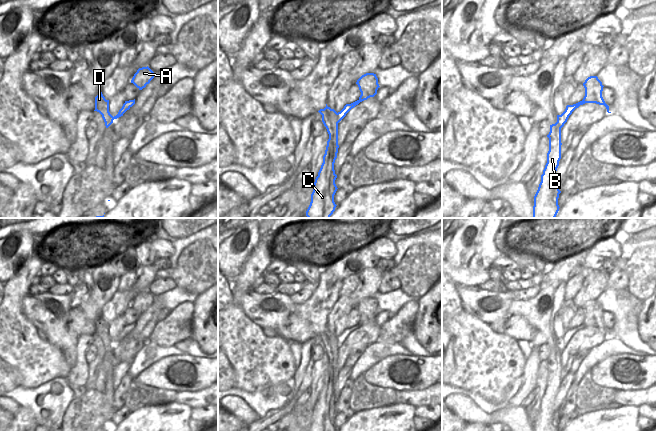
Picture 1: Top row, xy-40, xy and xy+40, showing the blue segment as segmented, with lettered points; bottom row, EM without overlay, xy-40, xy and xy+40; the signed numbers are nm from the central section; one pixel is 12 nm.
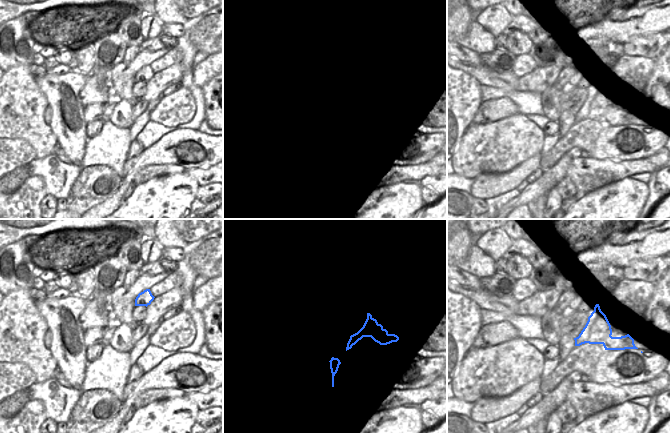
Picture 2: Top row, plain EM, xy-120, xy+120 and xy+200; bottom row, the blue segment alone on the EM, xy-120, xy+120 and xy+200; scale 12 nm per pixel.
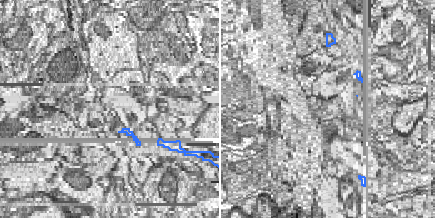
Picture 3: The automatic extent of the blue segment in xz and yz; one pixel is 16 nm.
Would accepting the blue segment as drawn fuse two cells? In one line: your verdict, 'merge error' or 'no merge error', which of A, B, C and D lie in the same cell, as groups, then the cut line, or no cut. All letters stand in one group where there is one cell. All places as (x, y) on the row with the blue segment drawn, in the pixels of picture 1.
merge error; A / B C D; cut in xy+40 along (558, 115), (561, 127)

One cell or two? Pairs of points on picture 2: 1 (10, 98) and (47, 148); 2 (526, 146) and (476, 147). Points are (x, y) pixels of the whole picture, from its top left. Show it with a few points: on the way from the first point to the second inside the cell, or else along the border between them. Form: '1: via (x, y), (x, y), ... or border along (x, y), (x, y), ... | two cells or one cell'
1: via (16, 110), (17, 117), (36, 136) | one cell
2: via (514, 146), (488, 147) | one cell

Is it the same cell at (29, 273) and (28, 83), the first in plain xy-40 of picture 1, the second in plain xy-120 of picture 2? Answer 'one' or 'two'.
one

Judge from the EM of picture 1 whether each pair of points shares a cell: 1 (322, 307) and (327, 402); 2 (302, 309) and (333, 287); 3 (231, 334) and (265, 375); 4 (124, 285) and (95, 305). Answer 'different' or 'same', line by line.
1: same
2: different
3: same
4: different

